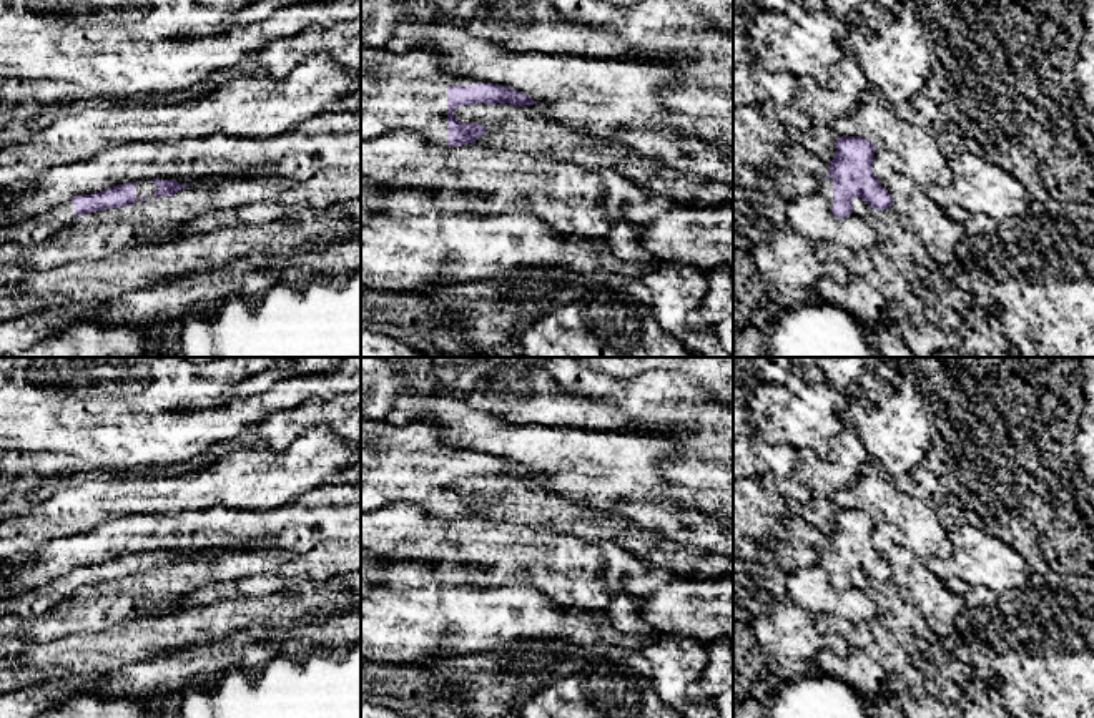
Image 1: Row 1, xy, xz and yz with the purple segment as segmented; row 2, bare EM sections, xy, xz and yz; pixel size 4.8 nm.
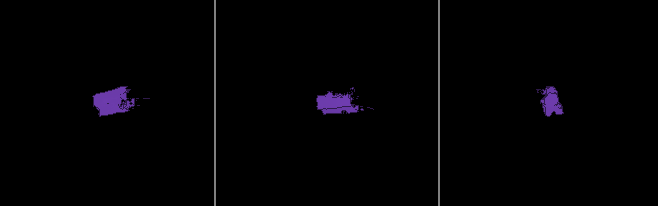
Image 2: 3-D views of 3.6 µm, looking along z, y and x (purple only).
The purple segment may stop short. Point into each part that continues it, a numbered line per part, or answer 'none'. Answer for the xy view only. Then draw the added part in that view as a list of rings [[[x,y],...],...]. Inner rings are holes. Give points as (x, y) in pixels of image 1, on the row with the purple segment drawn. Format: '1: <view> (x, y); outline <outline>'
1: xy (143, 188); outline [[[138,181],[135,186],[135,196],[140,201],[143,196],[150,199],[156,191],[156,184],[153,181]]]
2: xy (37, 228); outline [[[67,201],[48,211],[27,218],[17,224],[0,226],[0,238],[3,241],[15,241],[20,244],[33,244],[45,241],[63,226],[75,221],[75,204]]]

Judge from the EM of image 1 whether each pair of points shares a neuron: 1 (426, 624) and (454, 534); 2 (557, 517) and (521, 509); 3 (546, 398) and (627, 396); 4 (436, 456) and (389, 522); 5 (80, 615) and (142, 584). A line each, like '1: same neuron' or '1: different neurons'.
1: different neurons
2: same neuron
3: different neurons
4: different neurons
5: same neuron

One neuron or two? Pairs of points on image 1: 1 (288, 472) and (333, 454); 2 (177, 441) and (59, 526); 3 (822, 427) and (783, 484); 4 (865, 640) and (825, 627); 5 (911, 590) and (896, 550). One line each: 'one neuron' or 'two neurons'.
1: one neuron
2: two neurons
3: two neurons
4: one neuron
5: one neuron

